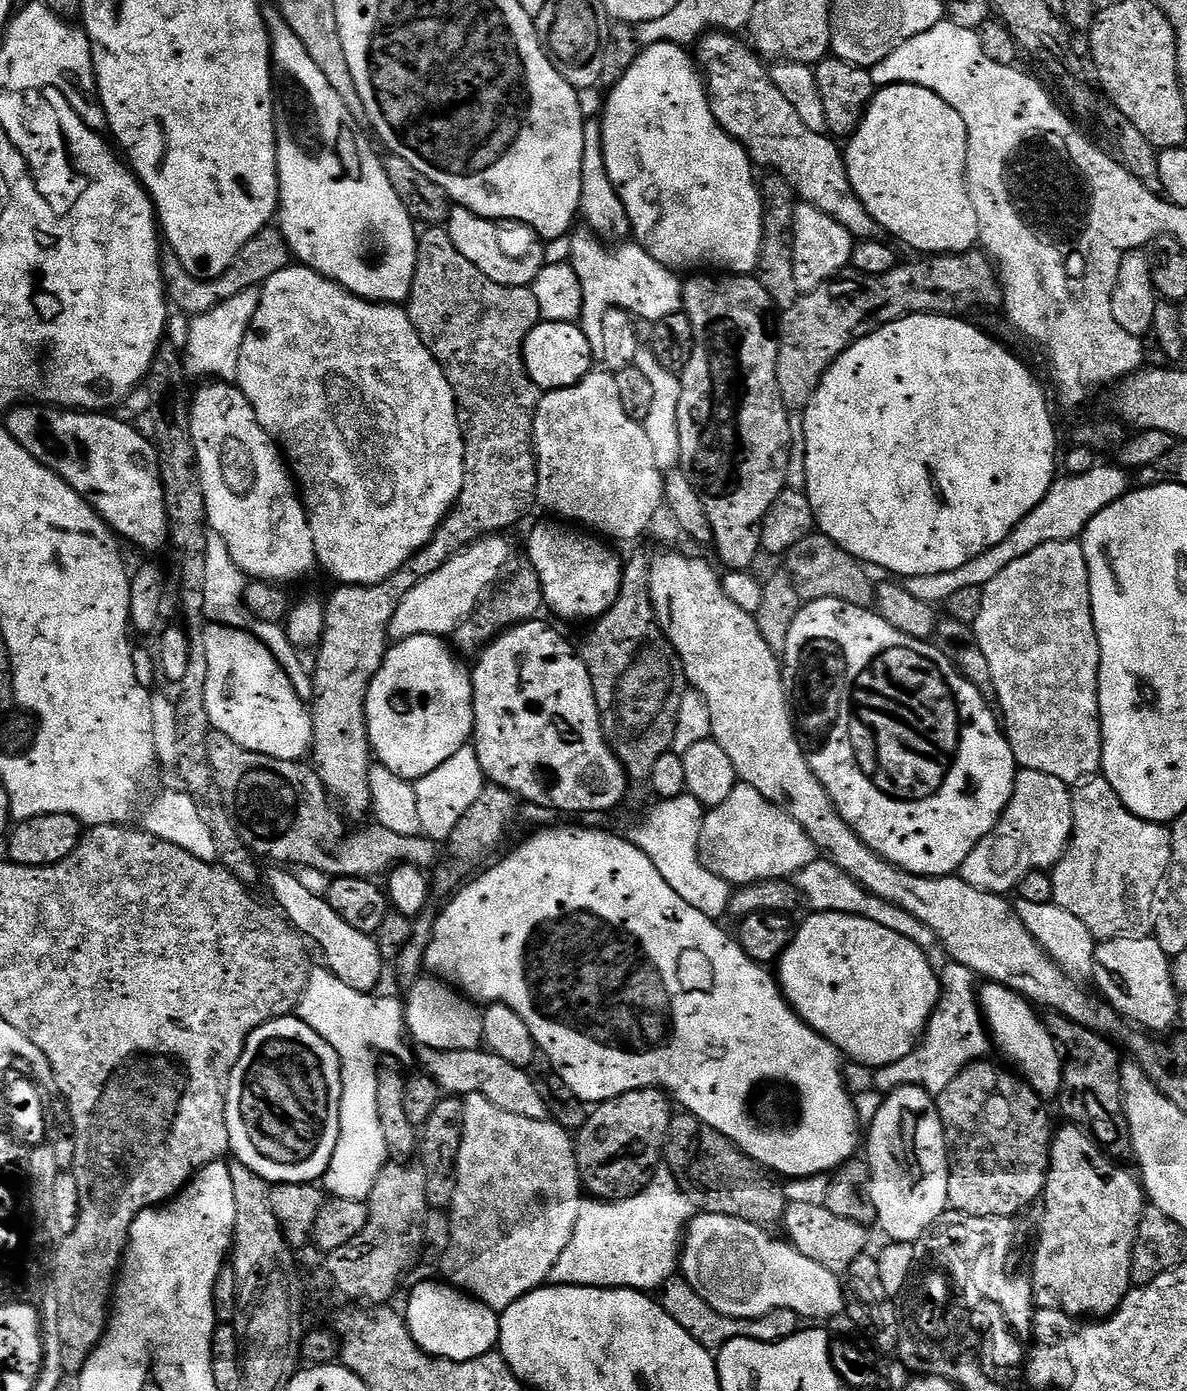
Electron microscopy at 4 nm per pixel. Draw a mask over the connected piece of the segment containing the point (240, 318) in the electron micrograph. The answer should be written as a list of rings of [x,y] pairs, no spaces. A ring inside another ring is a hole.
[[[260,288],[246,289],[240,294],[214,306],[208,313],[191,317],[188,341],[182,344],[184,372],[197,376],[200,382],[232,382],[238,374],[238,358],[242,354],[242,342],[250,326],[252,316],[258,310]]]

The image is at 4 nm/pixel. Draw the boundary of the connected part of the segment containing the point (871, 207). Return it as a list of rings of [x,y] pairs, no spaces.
[[[890,84],[881,87],[872,100],[868,103],[868,113],[860,124],[860,129],[850,137],[844,152],[844,161],[848,167],[850,186],[854,186],[854,194],[866,206],[866,210],[876,220],[881,229],[884,228],[892,236],[897,236],[904,244],[909,244],[916,254],[955,254],[957,252],[971,252],[979,245],[980,227],[978,226],[978,214],[974,214],[974,202],[970,202],[968,193],[968,135],[966,134],[966,122],[962,122],[962,114],[954,110],[954,106],[946,106],[938,94],[926,90],[917,84]]]

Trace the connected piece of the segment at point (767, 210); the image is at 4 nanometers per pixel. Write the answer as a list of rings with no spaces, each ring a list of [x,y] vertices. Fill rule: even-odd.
[[[775,174],[759,181],[760,197],[764,203],[764,233],[762,234],[762,250],[758,278],[762,286],[766,286],[766,294],[770,294],[773,305],[783,310],[794,306],[802,295],[797,280],[794,279],[794,258],[792,257],[792,235],[794,234],[794,210],[798,203],[795,190],[786,182],[786,178]]]

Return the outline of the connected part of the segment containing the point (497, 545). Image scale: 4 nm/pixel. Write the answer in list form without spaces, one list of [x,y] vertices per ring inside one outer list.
[[[493,534],[478,539],[454,554],[442,570],[434,570],[430,578],[422,578],[422,582],[418,582],[418,586],[402,598],[398,610],[394,610],[394,618],[390,618],[389,637],[397,641],[415,636],[444,638],[455,633],[456,627],[489,595],[488,587],[501,583],[505,575],[504,567],[512,556],[512,548],[504,538],[503,535]]]

